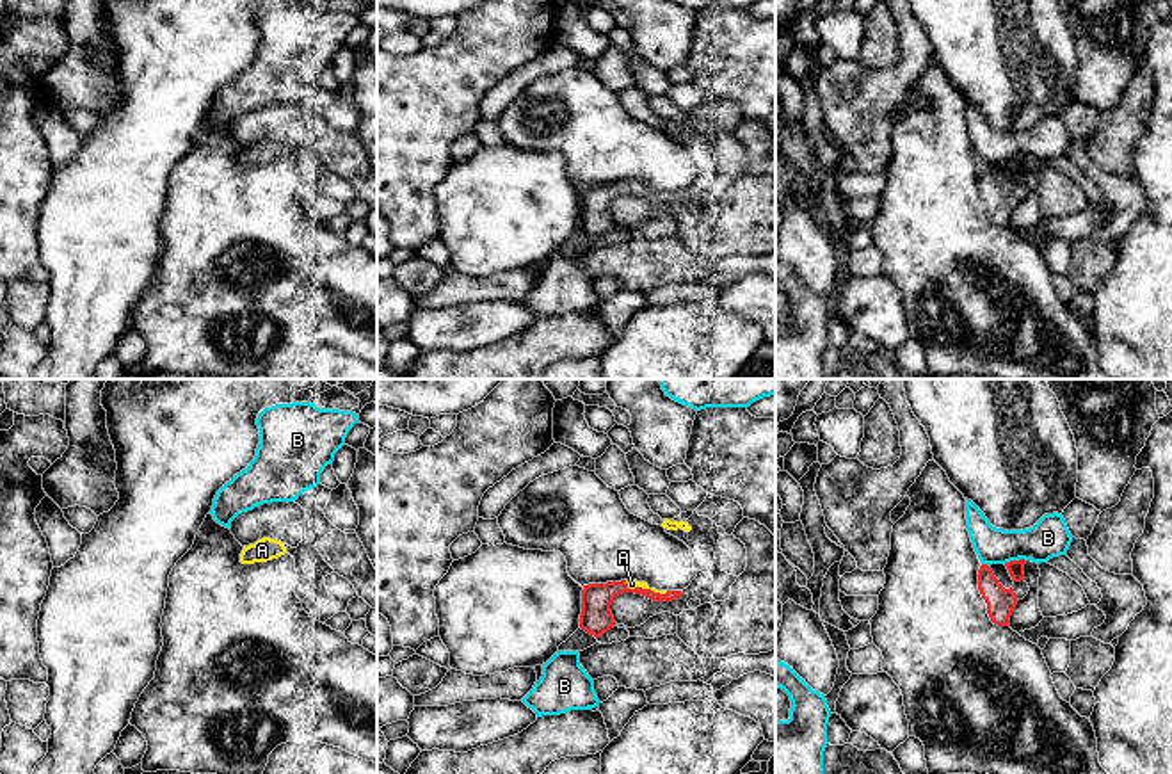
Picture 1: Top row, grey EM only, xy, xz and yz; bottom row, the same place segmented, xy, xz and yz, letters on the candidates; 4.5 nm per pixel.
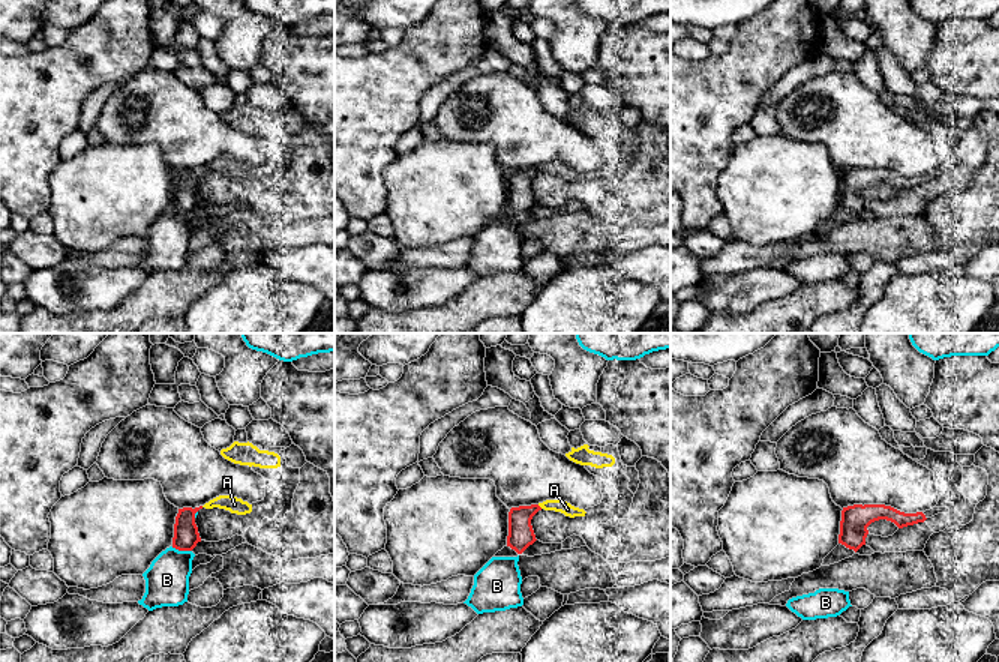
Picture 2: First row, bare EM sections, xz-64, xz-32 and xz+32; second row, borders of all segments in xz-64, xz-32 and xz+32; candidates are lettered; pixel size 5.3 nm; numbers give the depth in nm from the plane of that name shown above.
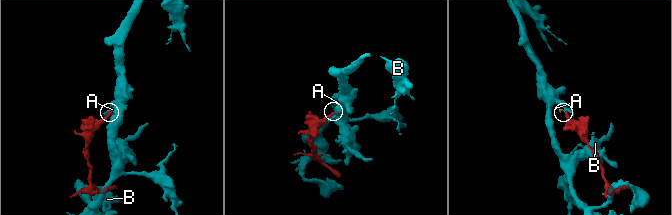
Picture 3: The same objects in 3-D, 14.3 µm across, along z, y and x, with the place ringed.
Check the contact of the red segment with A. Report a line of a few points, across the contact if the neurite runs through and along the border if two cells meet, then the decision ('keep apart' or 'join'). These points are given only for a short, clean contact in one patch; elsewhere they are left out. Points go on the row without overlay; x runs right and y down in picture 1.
line xz (596, 200), (616, 189), (646, 191), (632, 185); join

